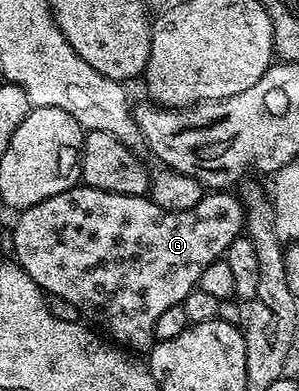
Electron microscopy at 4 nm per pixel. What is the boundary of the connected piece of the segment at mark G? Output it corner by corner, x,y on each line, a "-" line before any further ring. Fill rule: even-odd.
81,183
72,191
51,195
48,201
39,203
31,209
24,210
23,215
17,221
17,257
16,262
24,265
25,270
33,275
42,289
53,293
57,297
66,297
73,305
81,305
85,313
93,321
101,321
101,325
109,333
121,337
120,344
141,345
144,341
152,342
153,321
159,319
163,311
167,311
169,305
179,305
184,302
186,295
195,287
195,283
200,282
201,274
209,264
213,264
218,259
224,258
226,249
231,247
231,243
236,237
242,236
243,233
243,205
233,201
234,194
229,191
213,191
191,210
175,211
163,210
155,204
152,199
145,197
136,197
135,195
119,195
118,193
105,193
101,189
96,189
90,185

